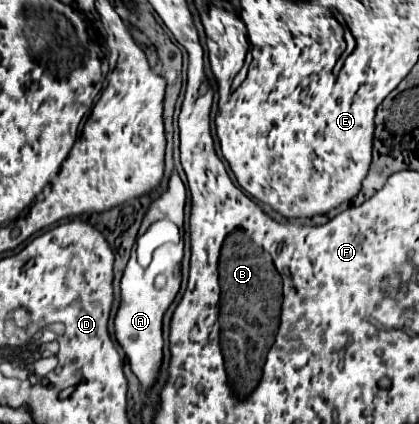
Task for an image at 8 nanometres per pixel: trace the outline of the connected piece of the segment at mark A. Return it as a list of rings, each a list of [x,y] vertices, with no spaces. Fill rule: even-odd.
[[[184,242],[164,245],[154,252],[152,261],[143,269],[137,263],[135,253],[131,253],[131,259],[123,271],[121,277],[121,301],[115,315],[115,337],[123,351],[129,357],[131,371],[137,375],[137,379],[143,385],[143,391],[149,391],[153,381],[157,379],[161,359],[163,359],[163,315],[167,307],[173,303],[179,287],[181,287],[181,263],[184,256]],[[165,275],[165,287],[155,287],[155,277]]]

